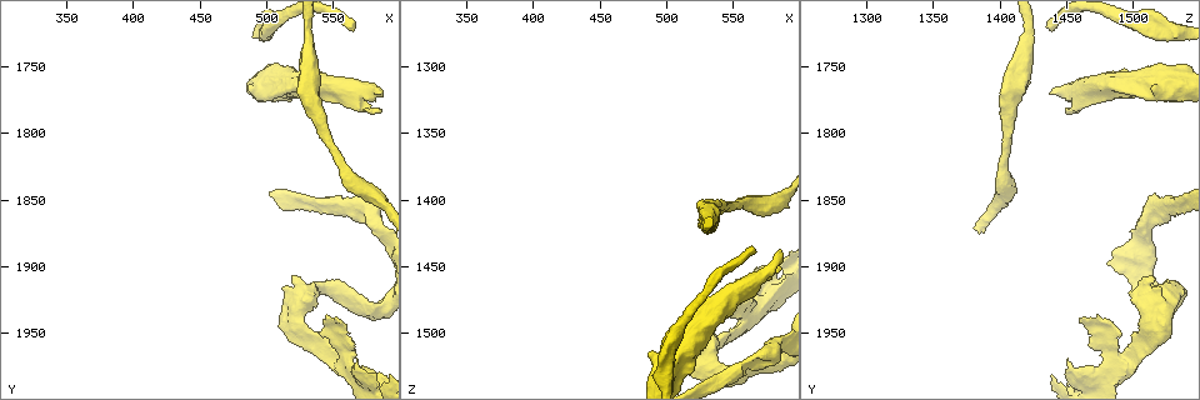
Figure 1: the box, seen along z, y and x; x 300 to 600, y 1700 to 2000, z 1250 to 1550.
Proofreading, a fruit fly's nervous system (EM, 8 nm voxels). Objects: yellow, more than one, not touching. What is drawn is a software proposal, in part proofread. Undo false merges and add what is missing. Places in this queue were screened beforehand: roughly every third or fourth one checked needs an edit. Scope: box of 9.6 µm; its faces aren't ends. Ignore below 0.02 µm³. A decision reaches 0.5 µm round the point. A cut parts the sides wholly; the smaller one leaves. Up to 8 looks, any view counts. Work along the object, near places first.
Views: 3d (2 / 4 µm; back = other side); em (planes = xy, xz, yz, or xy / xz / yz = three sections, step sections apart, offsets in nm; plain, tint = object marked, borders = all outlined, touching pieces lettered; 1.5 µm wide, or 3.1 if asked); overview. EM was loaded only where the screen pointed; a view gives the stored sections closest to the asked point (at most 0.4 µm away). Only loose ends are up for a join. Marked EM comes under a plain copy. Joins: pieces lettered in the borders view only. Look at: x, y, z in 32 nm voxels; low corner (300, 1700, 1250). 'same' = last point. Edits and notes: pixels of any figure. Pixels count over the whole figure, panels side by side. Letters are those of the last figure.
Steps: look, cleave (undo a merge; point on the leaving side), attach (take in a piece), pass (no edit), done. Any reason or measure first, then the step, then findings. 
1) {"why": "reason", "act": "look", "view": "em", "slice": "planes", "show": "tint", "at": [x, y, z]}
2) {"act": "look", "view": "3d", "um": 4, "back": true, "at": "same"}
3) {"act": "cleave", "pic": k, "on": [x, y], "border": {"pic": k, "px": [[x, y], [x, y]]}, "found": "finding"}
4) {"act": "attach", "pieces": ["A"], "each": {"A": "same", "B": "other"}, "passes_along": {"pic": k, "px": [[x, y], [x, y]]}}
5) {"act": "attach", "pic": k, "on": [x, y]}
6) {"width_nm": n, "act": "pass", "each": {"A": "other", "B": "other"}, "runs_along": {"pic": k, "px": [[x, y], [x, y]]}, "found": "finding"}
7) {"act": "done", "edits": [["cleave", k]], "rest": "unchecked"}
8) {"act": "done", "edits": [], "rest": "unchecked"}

{"why": "free end", "act": "look", "view": "em", "slice": "planes", "show": "borders", "at": [566, 1864, 1528]}

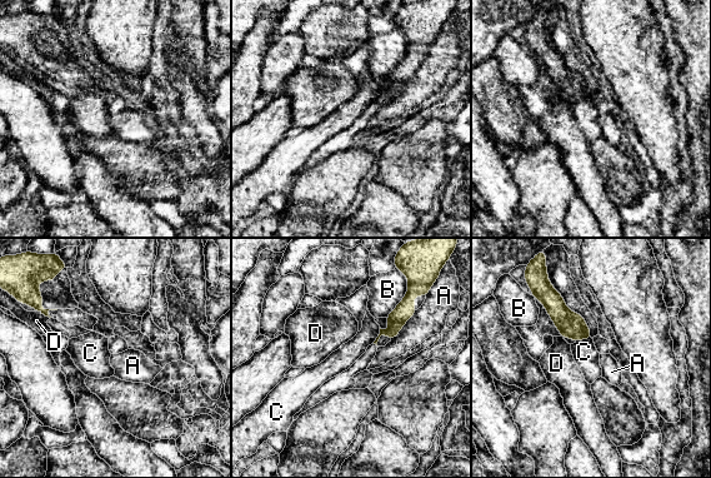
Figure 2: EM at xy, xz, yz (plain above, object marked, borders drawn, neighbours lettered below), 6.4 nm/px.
{"act": "pass", "each": {"A": "other", "B": "other", "C": "other", "D": "other"}, "runs_along": {"pic": 2, "px": [[544, 275], [544, 292], [587, 335]]}, "found": "no lettered piece goes on from it"}

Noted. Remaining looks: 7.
{"why": "sudden change in width", "act": "look", "view": "em", "slice": "planes", "show": "borders", "at": [558, 1830, 1400]}

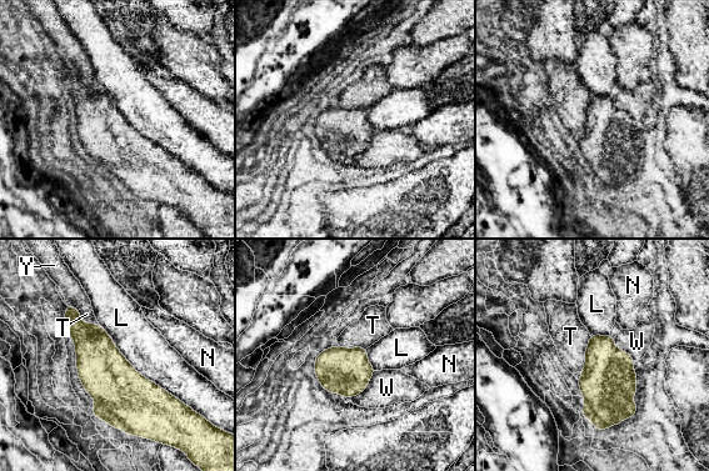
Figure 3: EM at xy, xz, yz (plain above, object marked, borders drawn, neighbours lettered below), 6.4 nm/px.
{"width_nm": 300, "act": "pass", "each": {"L": "other", "N": "other", "T": "other", "W": "other", "Y": "other"}, "border": {"pic": 3, "px": [[78, 310], [85, 322], [99, 326]]}, "found": "all the same cell"}

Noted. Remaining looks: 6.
{"why": "branch stops here", "act": "look", "view": "em", "slice": "xz", "step": 8, "show": "borders", "at": [588, 1784, 1452]}

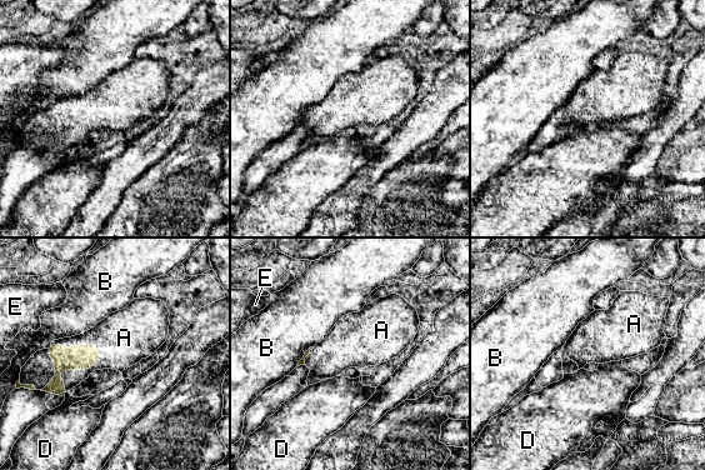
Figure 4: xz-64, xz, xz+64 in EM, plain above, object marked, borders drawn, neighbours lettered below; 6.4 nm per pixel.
{"width_nm": 140, "act": "attach", "pieces": ["A"], "each": {"A": "same", "B": "other", "D": "other", "E": "other"}, "found": "the cell continues"}

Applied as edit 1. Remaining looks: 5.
{"why": "see it whole again", "act": "look", "view": "overview"}

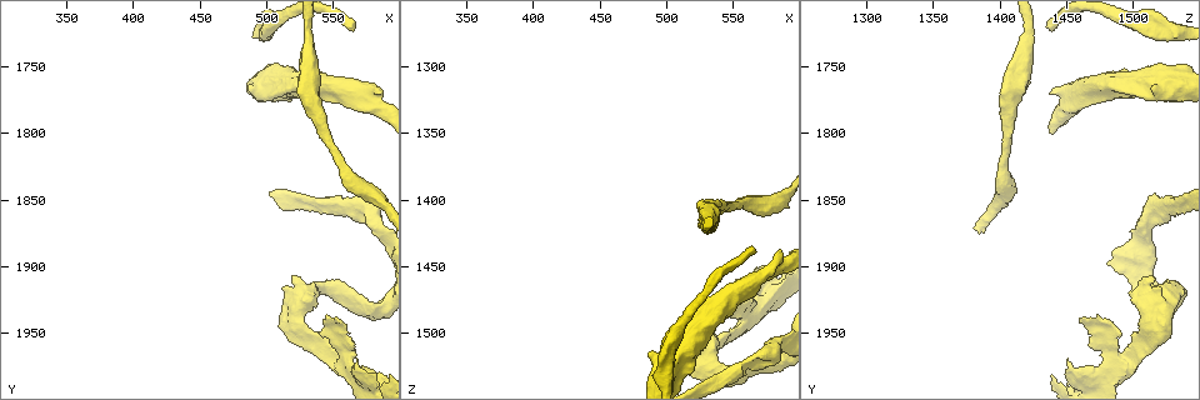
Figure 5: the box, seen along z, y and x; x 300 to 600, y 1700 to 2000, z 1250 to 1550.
{"why": "an open end", "act": "look", "view": "3d", "um": 2, "at": [564, 1724, 1438]}

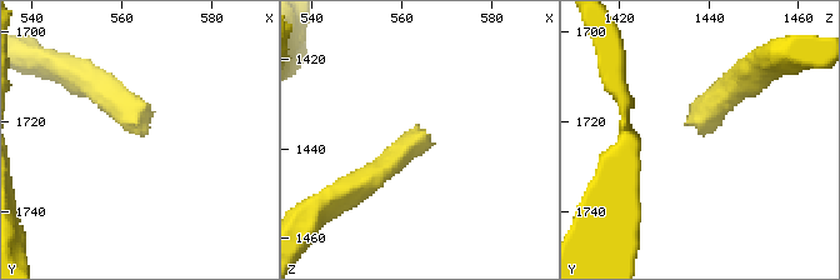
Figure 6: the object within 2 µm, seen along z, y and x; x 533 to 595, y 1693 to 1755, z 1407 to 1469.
{"why": "now the EM", "act": "look", "view": "em", "slice": "xz", "step": 8, "show": "borders", "at": [565, 1724, 1438]}

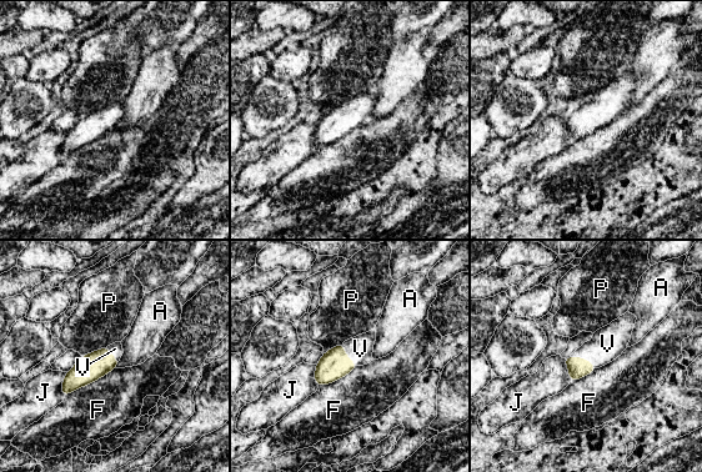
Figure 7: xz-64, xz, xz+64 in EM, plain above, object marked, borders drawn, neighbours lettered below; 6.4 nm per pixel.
{"longest_contact_nm": ["F", 380], "act": "attach", "pieces": ["V"], "each": {"A": "other", "F": "other", "J": "other", "P": "other", "V": "same"}, "passes_along": {"pic": 7, "px": [[578, 367], [583, 358], [607, 344]]}, "found": "the cell continues"}

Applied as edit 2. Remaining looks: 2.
{"act": "done", "edits": [["attach", 4], ["attach", 7]], "rest": "unchecked"}

